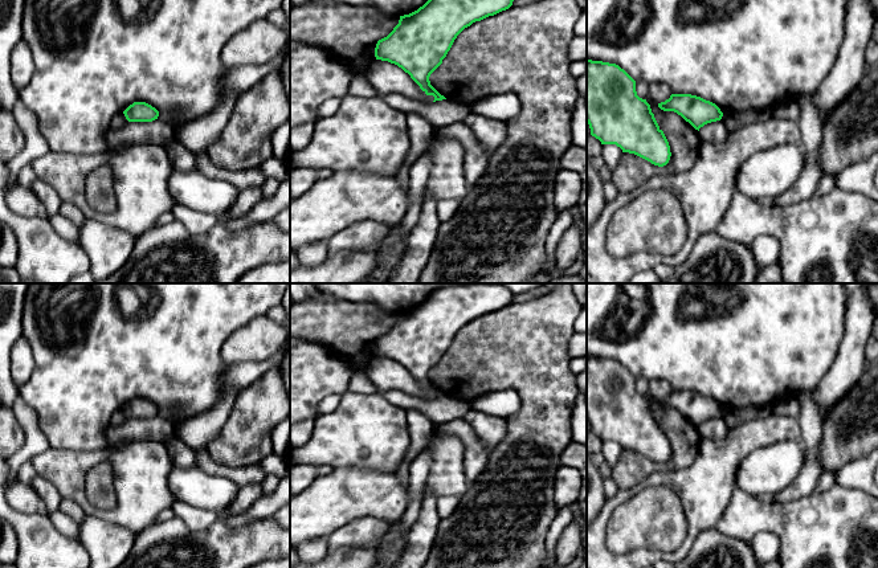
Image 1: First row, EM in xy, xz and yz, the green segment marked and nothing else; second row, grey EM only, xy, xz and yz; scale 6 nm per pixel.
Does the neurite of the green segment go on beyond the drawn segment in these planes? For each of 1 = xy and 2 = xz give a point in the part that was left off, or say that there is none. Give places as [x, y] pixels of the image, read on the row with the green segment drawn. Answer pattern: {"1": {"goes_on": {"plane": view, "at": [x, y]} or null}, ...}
{"1": {"goes_on": null}, "2": {"goes_on": null}}

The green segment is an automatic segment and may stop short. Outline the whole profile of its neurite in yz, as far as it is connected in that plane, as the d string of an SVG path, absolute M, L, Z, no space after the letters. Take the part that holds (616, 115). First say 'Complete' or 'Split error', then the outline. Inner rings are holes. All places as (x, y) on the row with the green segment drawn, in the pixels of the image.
Complete. M587 60L587 123L591 135L601 144L616 144L622 152L634 154L658 167L670 160L669 142L650 105L637 95L636 81L616 64Z

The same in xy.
Complete. M134 102L123 114L128 122L152 122L159 117L159 111L146 102Z

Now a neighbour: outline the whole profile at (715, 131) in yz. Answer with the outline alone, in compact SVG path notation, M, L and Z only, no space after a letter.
M720 119L720 120L711 122L701 127L699 136L702 142L722 143L727 139L728 131Z

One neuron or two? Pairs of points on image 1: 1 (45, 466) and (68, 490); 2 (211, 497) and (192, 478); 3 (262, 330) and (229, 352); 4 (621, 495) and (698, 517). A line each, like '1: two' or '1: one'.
1: one
2: one
3: one
4: one

